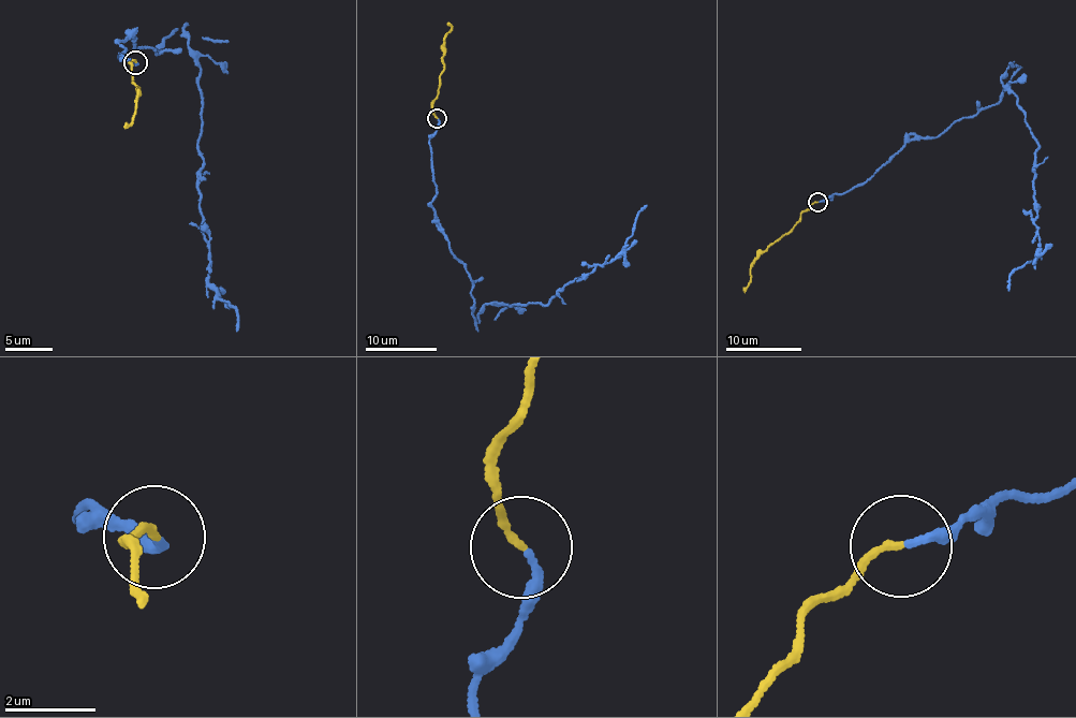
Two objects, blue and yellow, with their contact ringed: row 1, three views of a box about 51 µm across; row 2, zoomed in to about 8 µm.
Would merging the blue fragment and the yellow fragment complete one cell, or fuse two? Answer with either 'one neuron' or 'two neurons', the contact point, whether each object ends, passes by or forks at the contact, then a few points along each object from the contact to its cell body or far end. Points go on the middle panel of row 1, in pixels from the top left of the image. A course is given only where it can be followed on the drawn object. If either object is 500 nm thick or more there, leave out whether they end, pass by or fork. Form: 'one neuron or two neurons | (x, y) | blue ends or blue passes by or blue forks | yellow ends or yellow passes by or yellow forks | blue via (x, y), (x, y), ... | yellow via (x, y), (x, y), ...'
two neurons | (437, 118) | blue ends | yellow ends | blue via (437, 118), (431, 204), (469, 275), (475, 323), (487, 303), (548, 304), (608, 263), (646, 204) | yellow via (437, 118), (432, 108), (445, 68), (444, 43), (445, 33), (452, 28), (450, 23)

